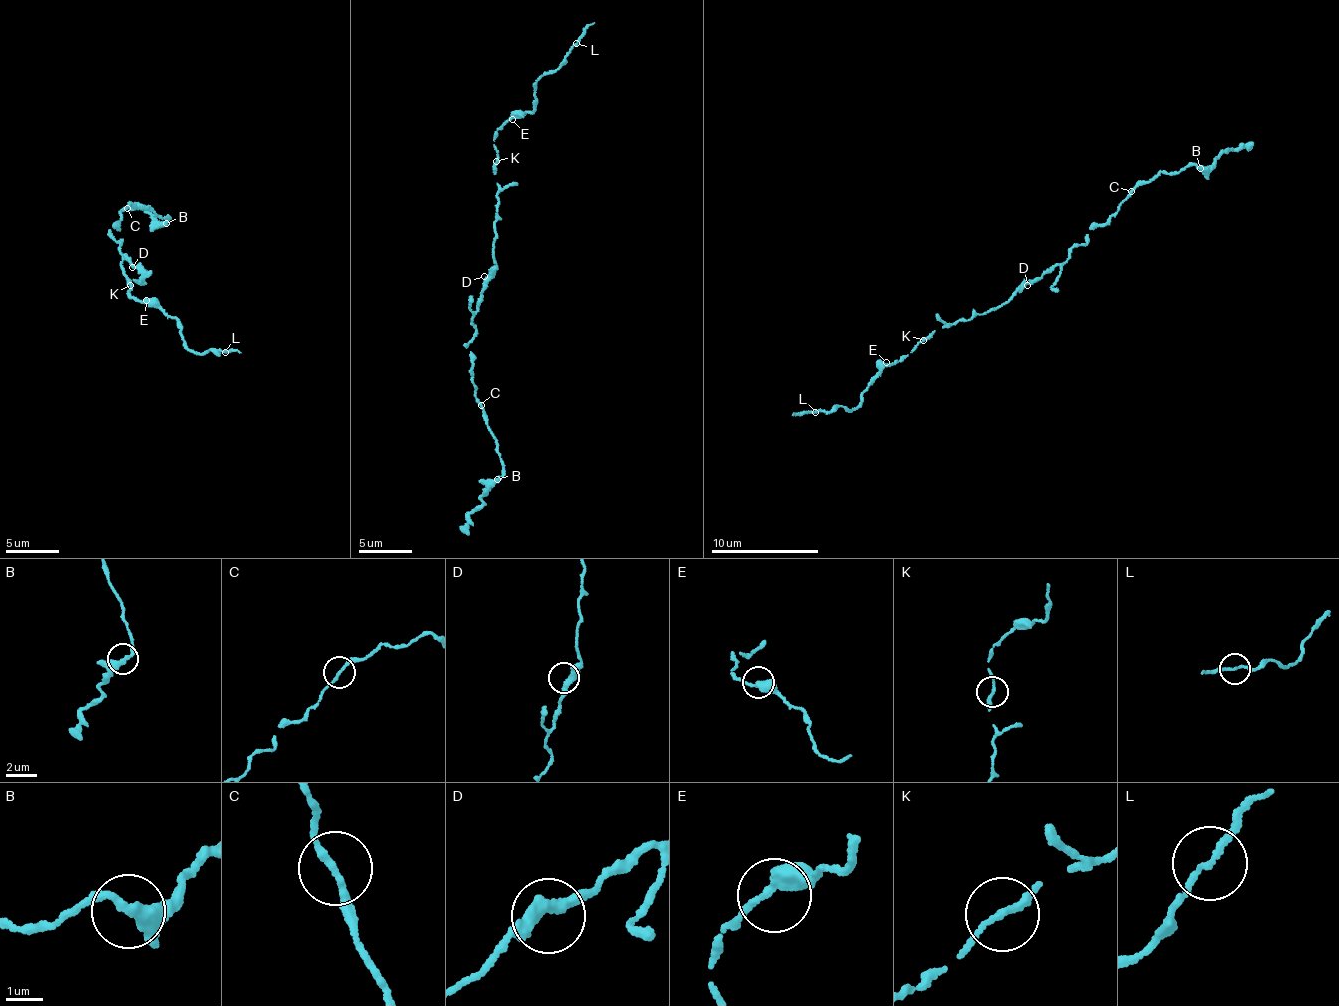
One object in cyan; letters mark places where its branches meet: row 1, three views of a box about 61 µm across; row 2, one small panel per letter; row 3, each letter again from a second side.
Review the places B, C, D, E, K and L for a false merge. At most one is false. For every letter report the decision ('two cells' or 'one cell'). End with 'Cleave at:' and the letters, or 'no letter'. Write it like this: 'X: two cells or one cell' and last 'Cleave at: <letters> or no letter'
B: one cell
C: one cell
D: one cell
E: one cell
K: one cell
L: one cell
Cleave at: no letter

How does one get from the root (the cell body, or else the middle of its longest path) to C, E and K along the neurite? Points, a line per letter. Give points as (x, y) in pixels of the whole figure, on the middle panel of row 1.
C: (496, 263), (472, 319), (475, 332), (466, 345), (473, 361), (475, 399), (482, 405)
E: (496, 263), (492, 252), (499, 185), (495, 168), (498, 150), (493, 144), (503, 124), (512, 119)
K: (496, 263), (492, 252), (498, 209), (499, 185), (494, 167), (497, 160)

